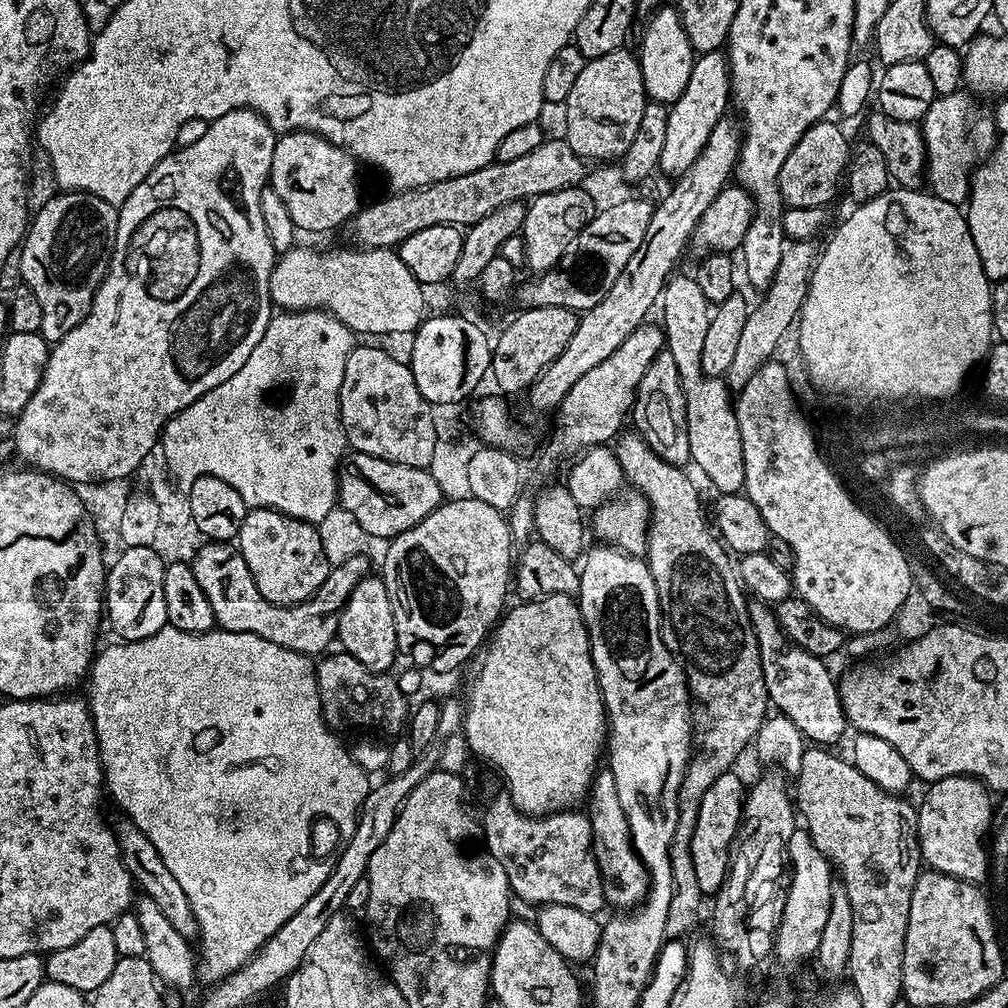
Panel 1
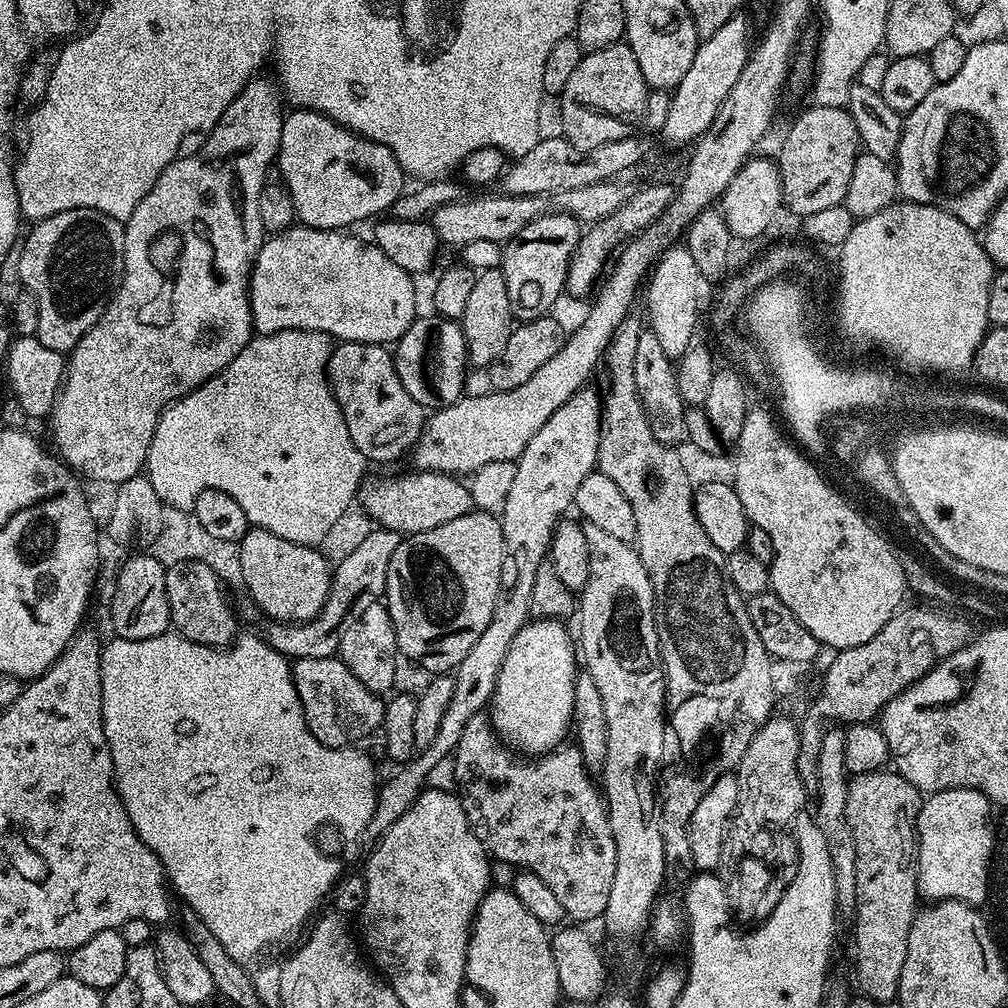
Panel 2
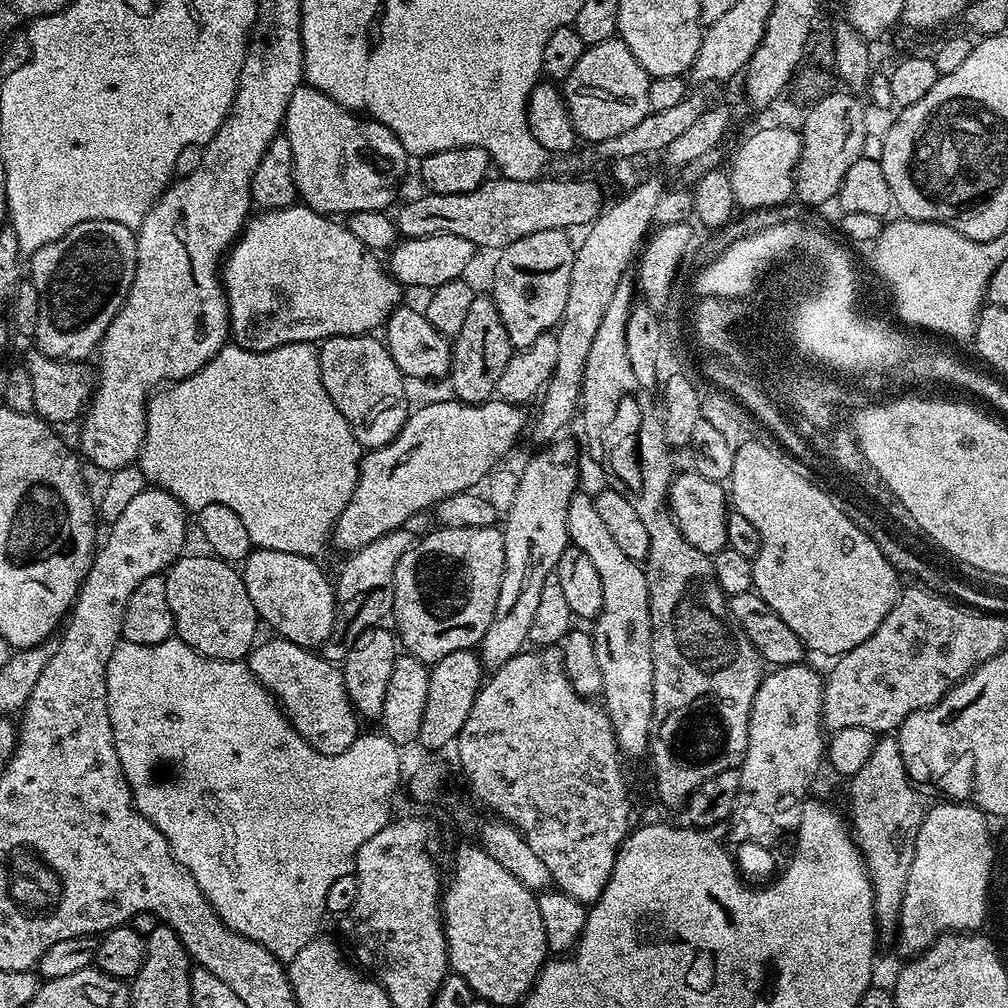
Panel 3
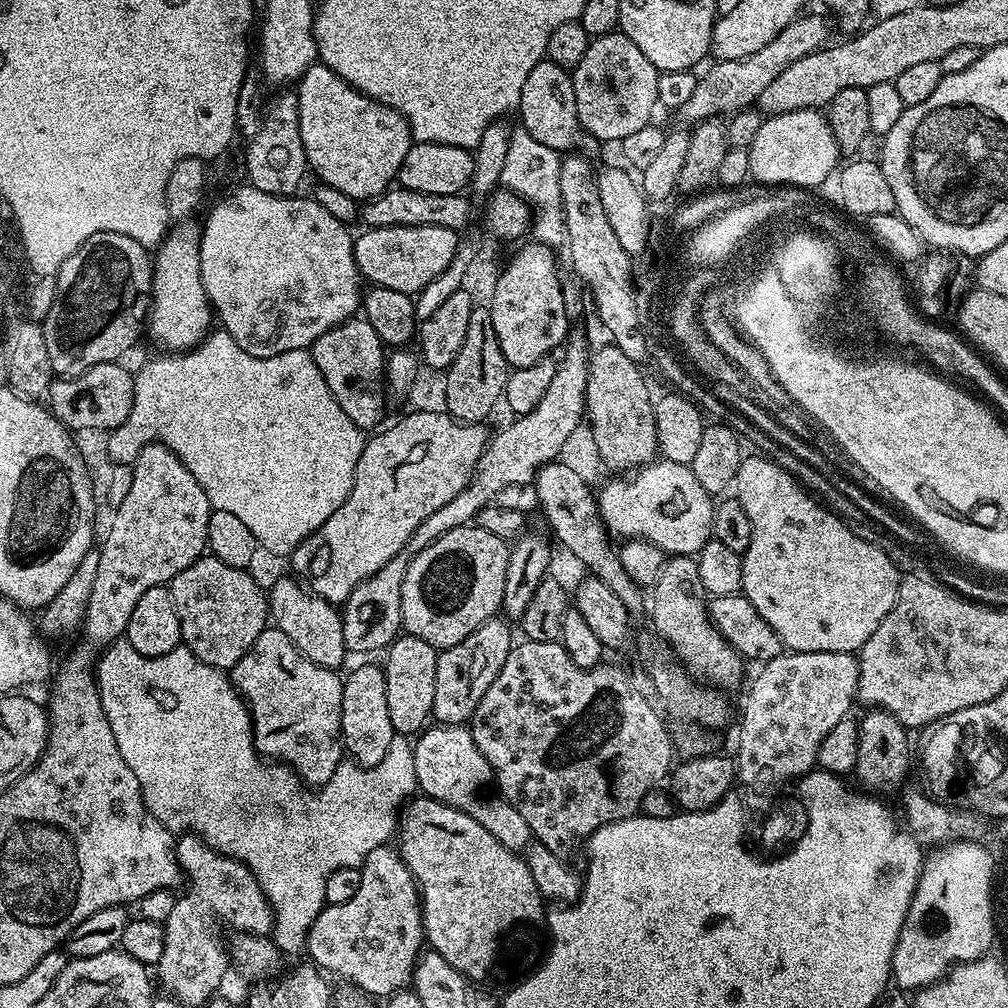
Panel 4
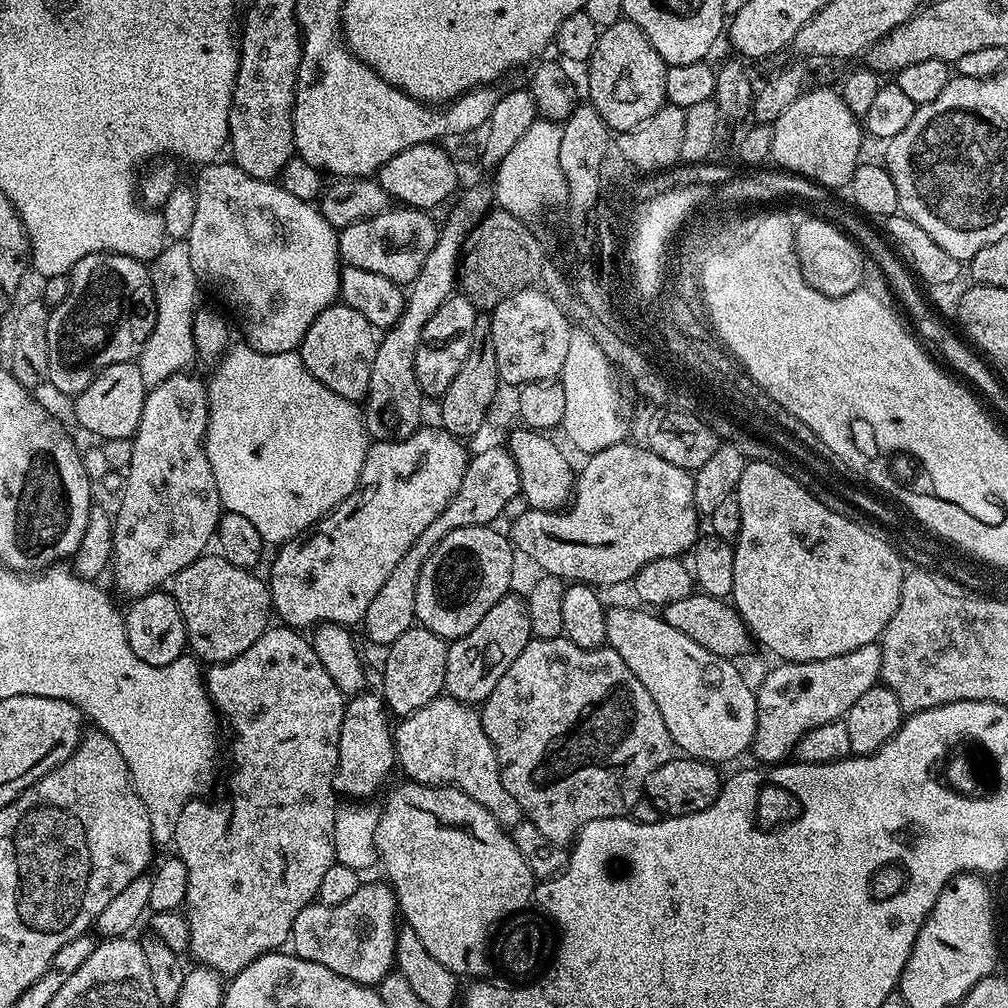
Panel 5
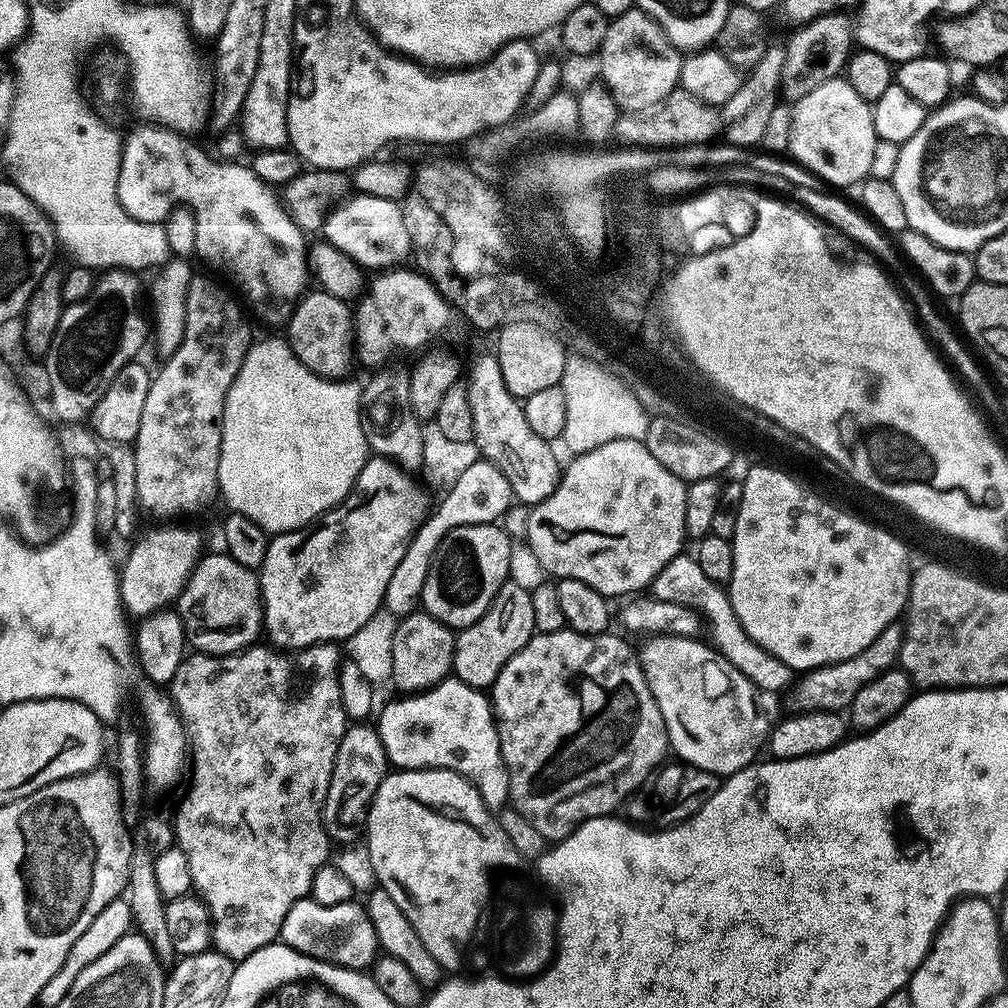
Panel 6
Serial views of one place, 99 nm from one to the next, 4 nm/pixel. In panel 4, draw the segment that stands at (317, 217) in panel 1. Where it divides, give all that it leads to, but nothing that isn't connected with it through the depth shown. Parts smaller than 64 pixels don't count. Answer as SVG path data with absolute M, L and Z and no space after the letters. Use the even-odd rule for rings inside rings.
M312 64L304 71L295 89L298 98L298 122L302 146L306 150L309 169L316 171L316 180L334 186L342 194L350 194L357 202L367 202L380 196L397 179L403 159L413 146L412 128L402 113L377 100L364 96L350 87L341 76L334 74L325 64Z

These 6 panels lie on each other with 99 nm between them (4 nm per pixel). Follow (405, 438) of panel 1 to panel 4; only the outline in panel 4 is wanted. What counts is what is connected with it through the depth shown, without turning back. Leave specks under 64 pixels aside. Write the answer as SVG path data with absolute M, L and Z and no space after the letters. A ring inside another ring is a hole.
M363 318L343 320L317 338L310 351L322 378L326 378L326 386L330 386L330 394L346 410L346 418L361 430L375 429L384 416L386 348L374 326Z

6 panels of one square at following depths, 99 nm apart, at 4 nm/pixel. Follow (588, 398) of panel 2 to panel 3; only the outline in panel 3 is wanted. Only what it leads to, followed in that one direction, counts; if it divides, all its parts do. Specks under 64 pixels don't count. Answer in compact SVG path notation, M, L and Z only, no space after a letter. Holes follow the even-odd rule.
M557 438L541 447L519 469L517 493L502 520L504 533L504 577L498 590L498 606L494 606L494 618L486 626L486 634L480 639L478 655L485 669L501 668L510 658L525 651L534 613L546 578L556 571L562 550L570 546L568 539L568 511L572 497L577 495L579 481L578 451L567 438Z

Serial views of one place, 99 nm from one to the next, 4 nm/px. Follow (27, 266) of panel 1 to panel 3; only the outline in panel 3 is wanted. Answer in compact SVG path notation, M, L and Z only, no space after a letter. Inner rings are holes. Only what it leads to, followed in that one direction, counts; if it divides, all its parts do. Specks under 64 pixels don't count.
M91 220L78 222L62 238L51 240L37 252L31 253L32 276L30 282L40 295L38 310L38 326L34 337L35 347L42 353L55 360L89 359L88 355L95 353L100 347L102 338L114 322L118 310L126 302L130 286L134 282L136 269L136 232L109 220Z

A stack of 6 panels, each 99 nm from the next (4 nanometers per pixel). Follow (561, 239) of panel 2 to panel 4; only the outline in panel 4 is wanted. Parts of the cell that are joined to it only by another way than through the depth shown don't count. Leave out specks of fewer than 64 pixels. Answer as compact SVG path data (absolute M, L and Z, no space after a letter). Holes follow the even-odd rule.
M529 242L513 254L508 265L499 269L491 305L494 334L498 334L498 346L502 346L502 354L513 369L549 359L552 351L559 349L570 335L570 321L560 289L561 273L556 272L556 256L545 244Z

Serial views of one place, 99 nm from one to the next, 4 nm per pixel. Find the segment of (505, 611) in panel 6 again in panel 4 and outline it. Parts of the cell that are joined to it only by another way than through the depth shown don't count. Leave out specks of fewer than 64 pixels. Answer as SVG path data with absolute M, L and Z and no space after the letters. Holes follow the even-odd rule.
M504 618L482 622L474 634L462 638L458 646L443 649L438 655L438 670L434 670L434 706L432 716L436 724L467 725L472 719L482 694L490 690L490 682L498 678L498 670L506 666L506 658L512 653L513 625Z

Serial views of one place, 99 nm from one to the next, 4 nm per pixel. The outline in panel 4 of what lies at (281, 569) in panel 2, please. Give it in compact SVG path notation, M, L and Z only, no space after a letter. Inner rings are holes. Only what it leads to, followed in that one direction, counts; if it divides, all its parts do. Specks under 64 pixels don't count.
M291 579L276 580L272 589L267 589L271 623L278 630L282 630L282 634L286 634L286 638L290 638L290 642L298 646L301 654L310 658L310 662L323 668L339 669L338 666L343 662L344 656L346 657L348 647L346 638L342 638L342 615L337 605L327 604L322 597L314 596L311 591L305 590L299 579Z

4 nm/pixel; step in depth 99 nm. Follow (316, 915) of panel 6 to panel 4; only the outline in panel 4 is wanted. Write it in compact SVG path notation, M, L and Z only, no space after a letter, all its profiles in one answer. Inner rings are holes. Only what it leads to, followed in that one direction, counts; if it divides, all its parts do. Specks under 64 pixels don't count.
M385 846L374 850L364 859L360 868L360 885L358 894L350 898L350 902L329 904L314 918L308 931L306 956L315 967L325 973L334 972L369 997L387 998L393 992L409 987L416 961L425 947L424 915L420 913L420 890L412 871L401 860L395 847Z

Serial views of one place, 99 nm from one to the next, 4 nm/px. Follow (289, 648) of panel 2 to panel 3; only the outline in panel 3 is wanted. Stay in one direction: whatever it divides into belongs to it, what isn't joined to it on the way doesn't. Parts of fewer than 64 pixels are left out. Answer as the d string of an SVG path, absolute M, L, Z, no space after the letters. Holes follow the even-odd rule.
M411 527L395 528L390 534L382 534L382 538L374 538L366 546L356 549L347 557L348 560L340 568L340 577L335 577L336 589L336 621L330 638L322 645L324 659L342 662L350 650L352 641L366 628L375 628L384 619L389 619L392 611L392 583L394 570L398 566L398 558L406 554L414 543Z

